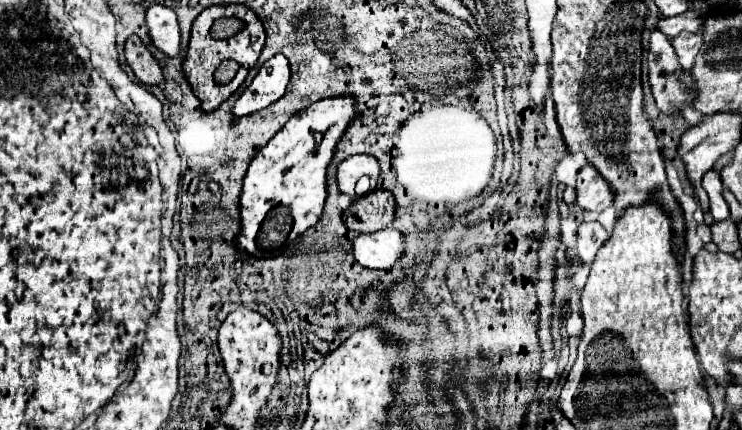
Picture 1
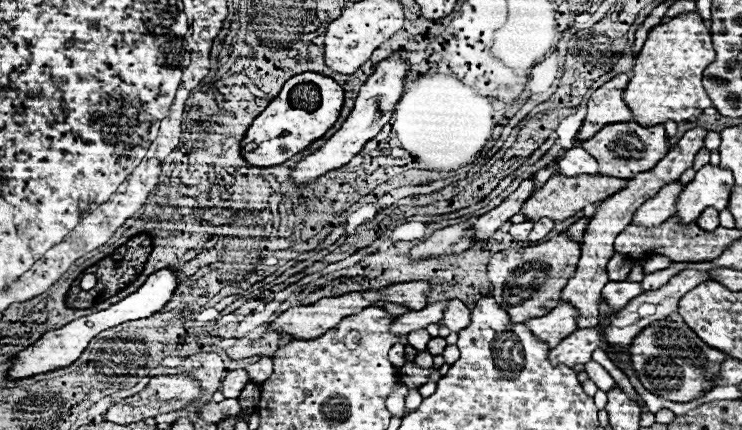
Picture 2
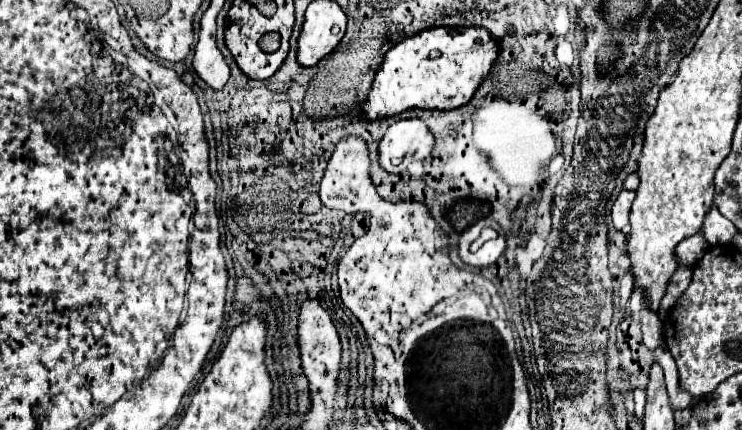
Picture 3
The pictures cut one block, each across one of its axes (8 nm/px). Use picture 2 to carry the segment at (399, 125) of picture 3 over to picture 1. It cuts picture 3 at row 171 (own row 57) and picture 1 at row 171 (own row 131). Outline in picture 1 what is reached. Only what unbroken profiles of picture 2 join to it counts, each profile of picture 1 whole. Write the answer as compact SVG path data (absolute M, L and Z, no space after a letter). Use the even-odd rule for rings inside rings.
M358 154L358 156L350 156L346 158L340 166L338 166L338 188L344 192L344 194L350 194L356 198L356 182L362 178L362 176L368 176L370 178L370 190L374 190L374 184L380 176L380 162L370 156L370 154Z

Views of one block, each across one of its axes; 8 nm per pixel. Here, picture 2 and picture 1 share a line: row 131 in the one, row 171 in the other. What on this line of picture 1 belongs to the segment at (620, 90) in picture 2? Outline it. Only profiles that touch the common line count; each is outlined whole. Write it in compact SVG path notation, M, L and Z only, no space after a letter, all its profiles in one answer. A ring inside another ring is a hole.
M590 164L578 172L576 204L592 212L602 212L614 204L614 196L610 196L610 184L606 184L606 180L602 180L598 170L590 168Z

